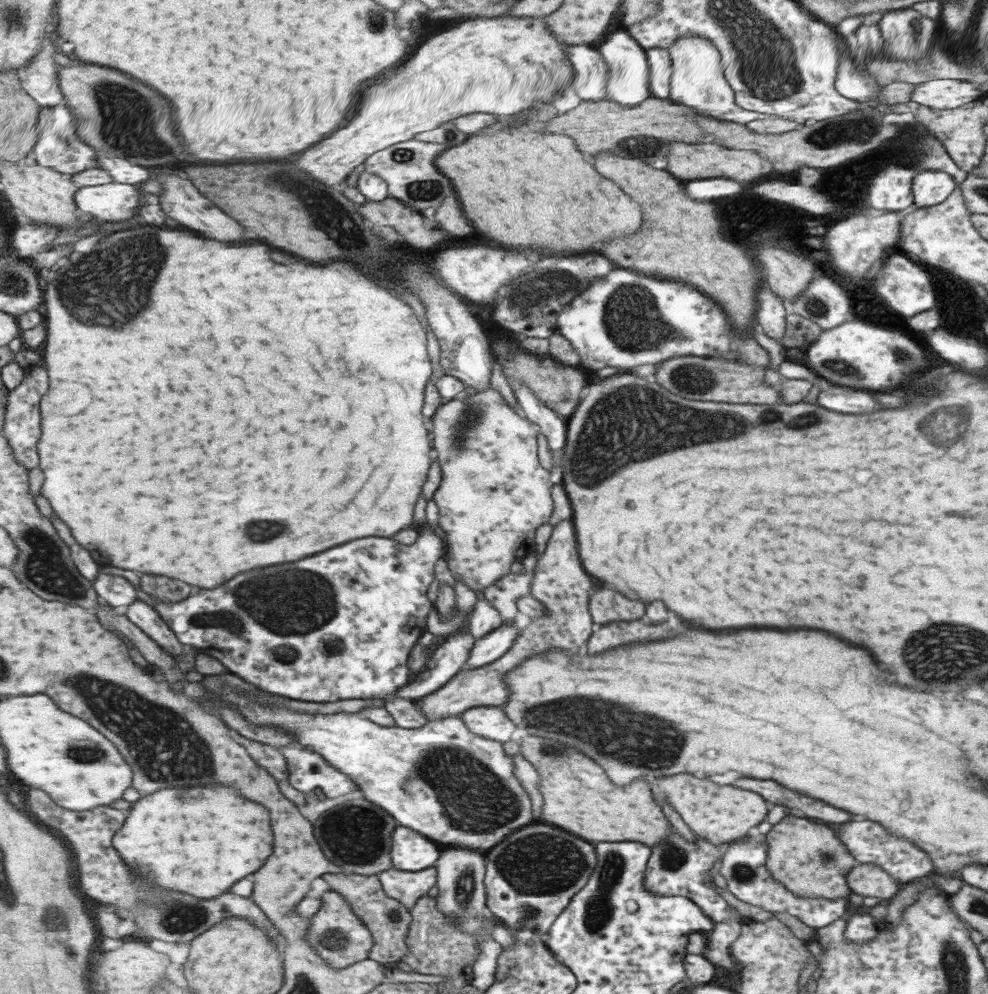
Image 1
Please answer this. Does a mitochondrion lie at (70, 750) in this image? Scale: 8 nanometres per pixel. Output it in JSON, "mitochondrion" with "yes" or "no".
{"mitochondrion":"yes"}

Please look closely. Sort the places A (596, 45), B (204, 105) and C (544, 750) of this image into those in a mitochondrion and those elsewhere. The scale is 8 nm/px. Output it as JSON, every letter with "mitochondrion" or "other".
{"A":"other","B":"other","C":"mitochondrion"}

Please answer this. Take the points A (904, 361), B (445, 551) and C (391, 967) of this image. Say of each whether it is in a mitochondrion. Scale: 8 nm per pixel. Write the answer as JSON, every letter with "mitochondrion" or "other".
{"A":"mitochondrion","B":"other","C":"other"}

